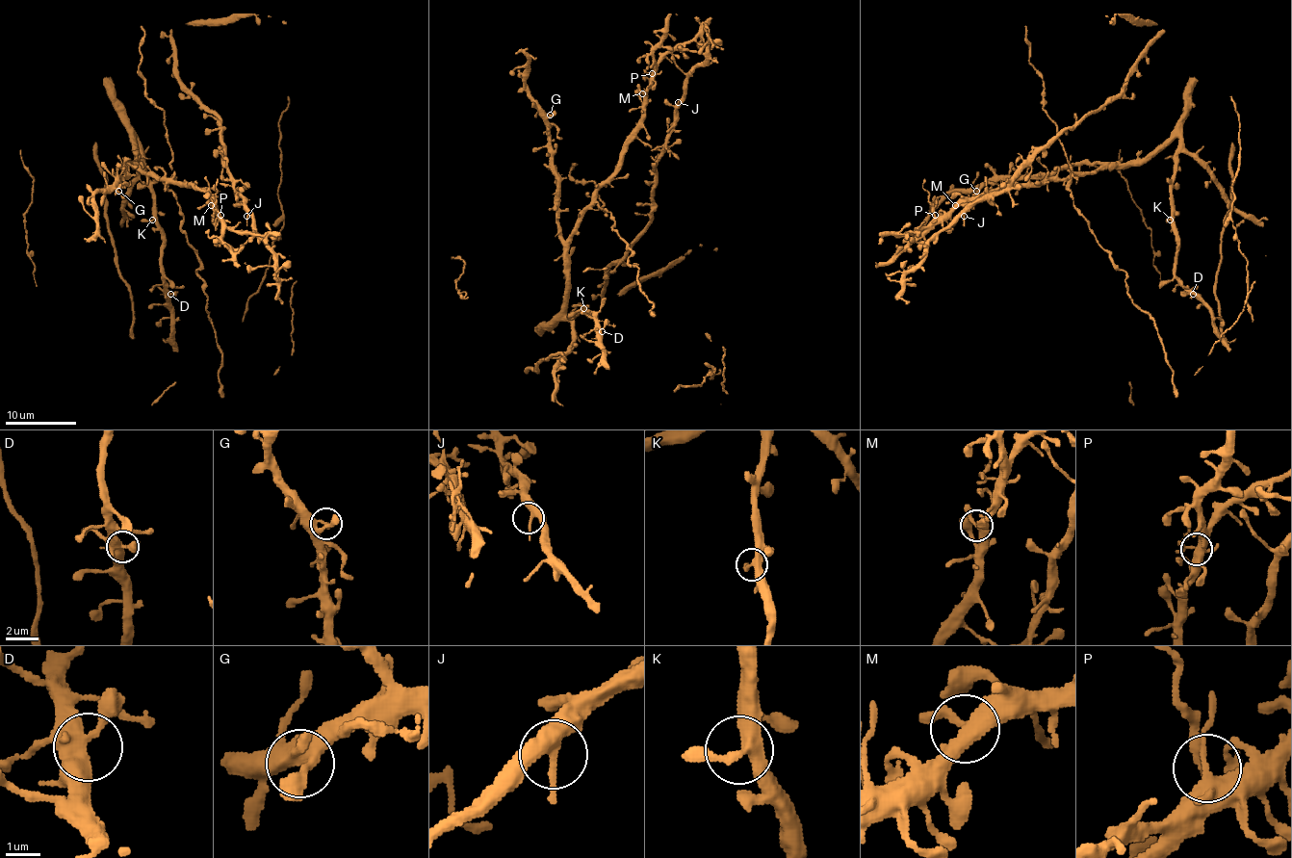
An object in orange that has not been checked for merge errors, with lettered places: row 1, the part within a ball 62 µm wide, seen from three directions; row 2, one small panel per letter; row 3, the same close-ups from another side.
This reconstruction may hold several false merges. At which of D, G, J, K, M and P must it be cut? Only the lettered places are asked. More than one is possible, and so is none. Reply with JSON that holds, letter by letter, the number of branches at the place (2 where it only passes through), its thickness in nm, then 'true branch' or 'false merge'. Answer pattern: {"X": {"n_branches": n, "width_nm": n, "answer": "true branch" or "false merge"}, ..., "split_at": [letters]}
{"D": {"n_branches": 3, "width_nm": 440, "answer": "true branch"}, "G": {"n_branches": 3, "width_nm": 280, "answer": "true branch"}, "J": {"n_branches": 3, "width_nm": 320, "answer": "true branch"}, "K": {"n_branches": 3, "width_nm": 360, "answer": "true branch"}, "M": {"n_branches": 3, "width_nm": 340, "answer": "true branch"}, "P": {"n_branches": 3, "width_nm": 300, "answer": "false merge"}, "split_at": ["P"]}

